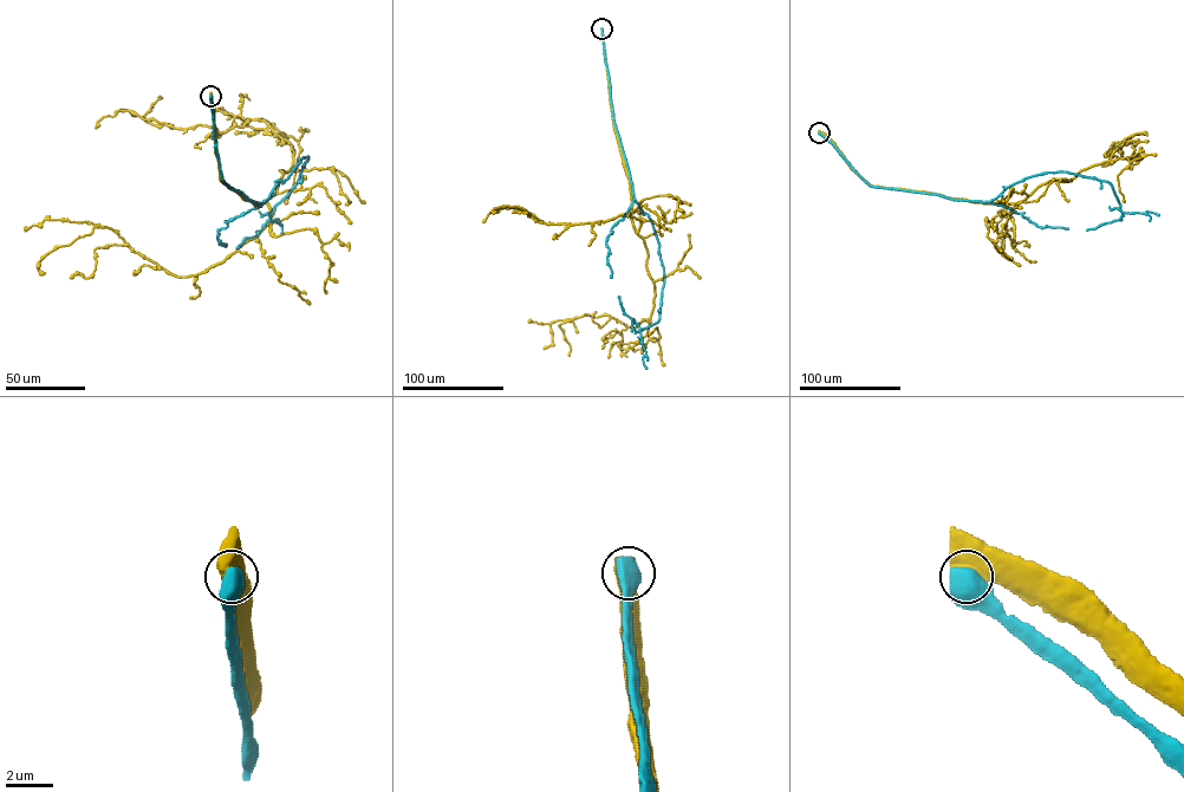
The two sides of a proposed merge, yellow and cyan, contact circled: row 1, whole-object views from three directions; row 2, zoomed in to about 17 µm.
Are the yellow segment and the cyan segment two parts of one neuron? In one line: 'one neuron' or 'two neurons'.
two neurons

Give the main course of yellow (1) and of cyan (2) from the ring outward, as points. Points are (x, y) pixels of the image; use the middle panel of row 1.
1: (602, 28), (654, 307), (636, 326), (609, 315), (554, 320), (544, 349)
2: (602, 28), (613, 119), (635, 200), (650, 219), (658, 245), (664, 277), (659, 319), (636, 331), (618, 296)

